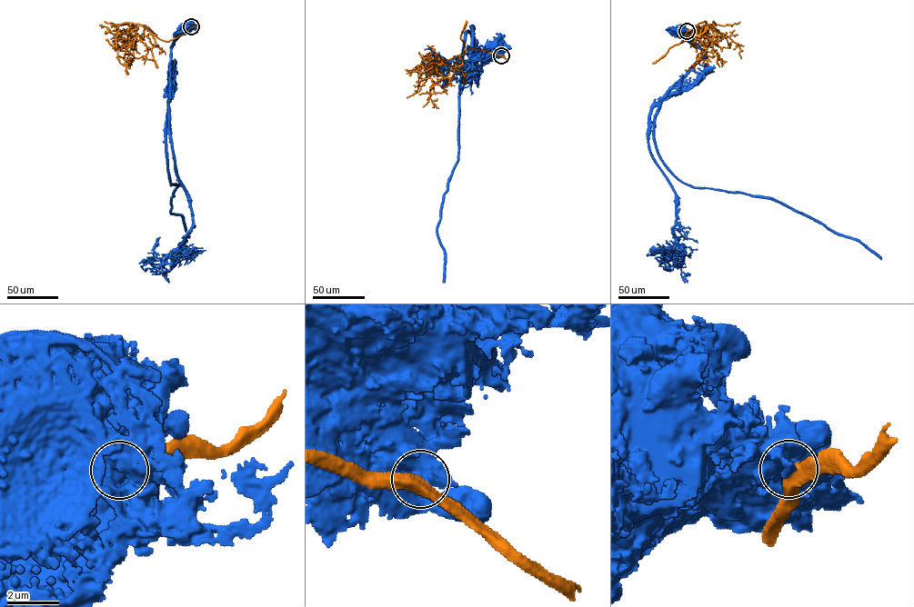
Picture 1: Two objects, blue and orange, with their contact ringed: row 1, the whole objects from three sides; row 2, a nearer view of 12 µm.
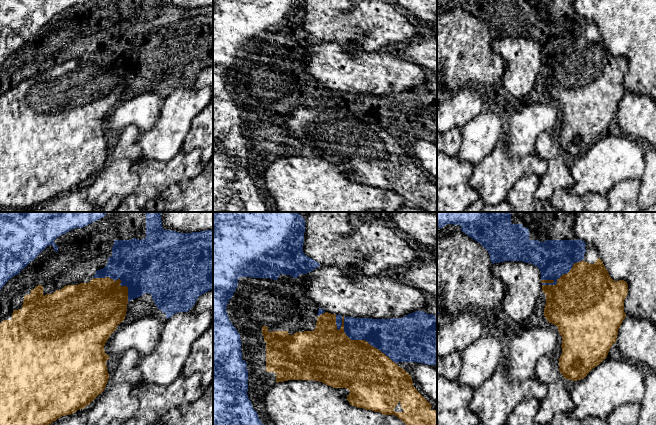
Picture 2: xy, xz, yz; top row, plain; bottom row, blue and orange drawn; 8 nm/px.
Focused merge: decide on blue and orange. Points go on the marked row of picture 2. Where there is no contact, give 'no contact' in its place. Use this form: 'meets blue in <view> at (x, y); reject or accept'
meets blue in xz at (357, 339); reject

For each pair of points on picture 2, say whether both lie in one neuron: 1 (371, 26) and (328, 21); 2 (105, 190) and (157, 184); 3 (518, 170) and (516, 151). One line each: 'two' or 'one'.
1: one
2: two
3: two

